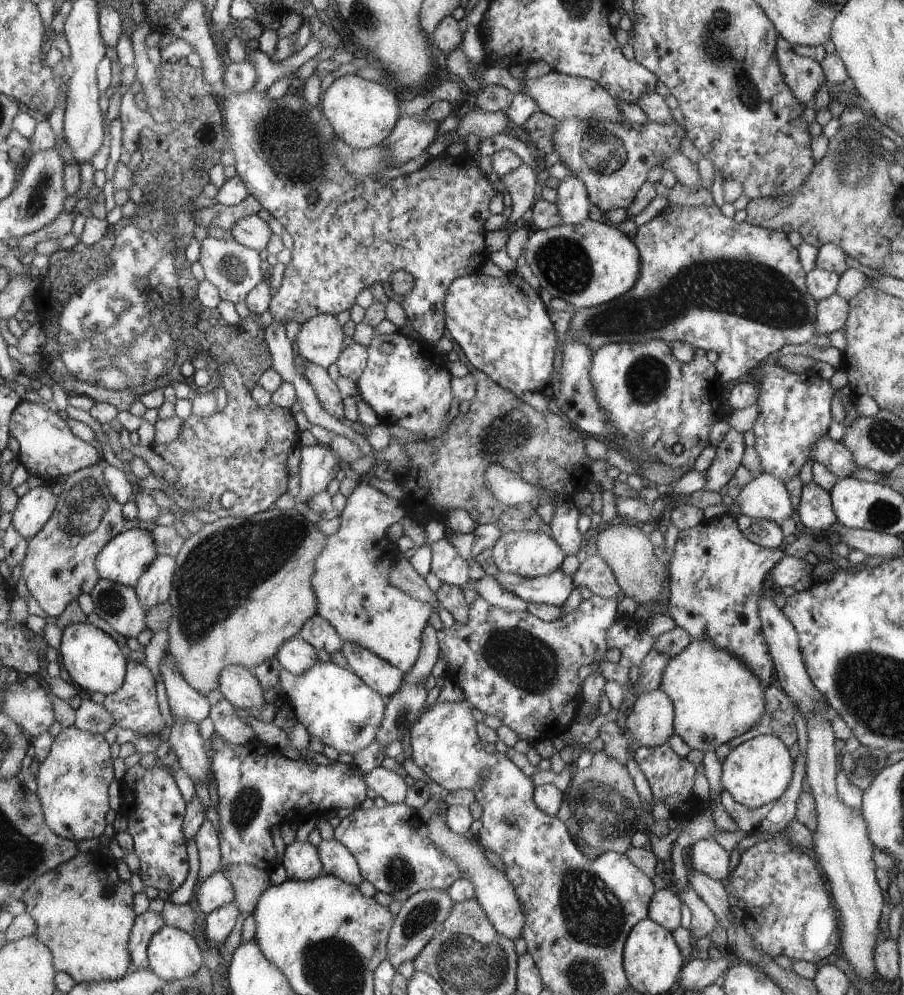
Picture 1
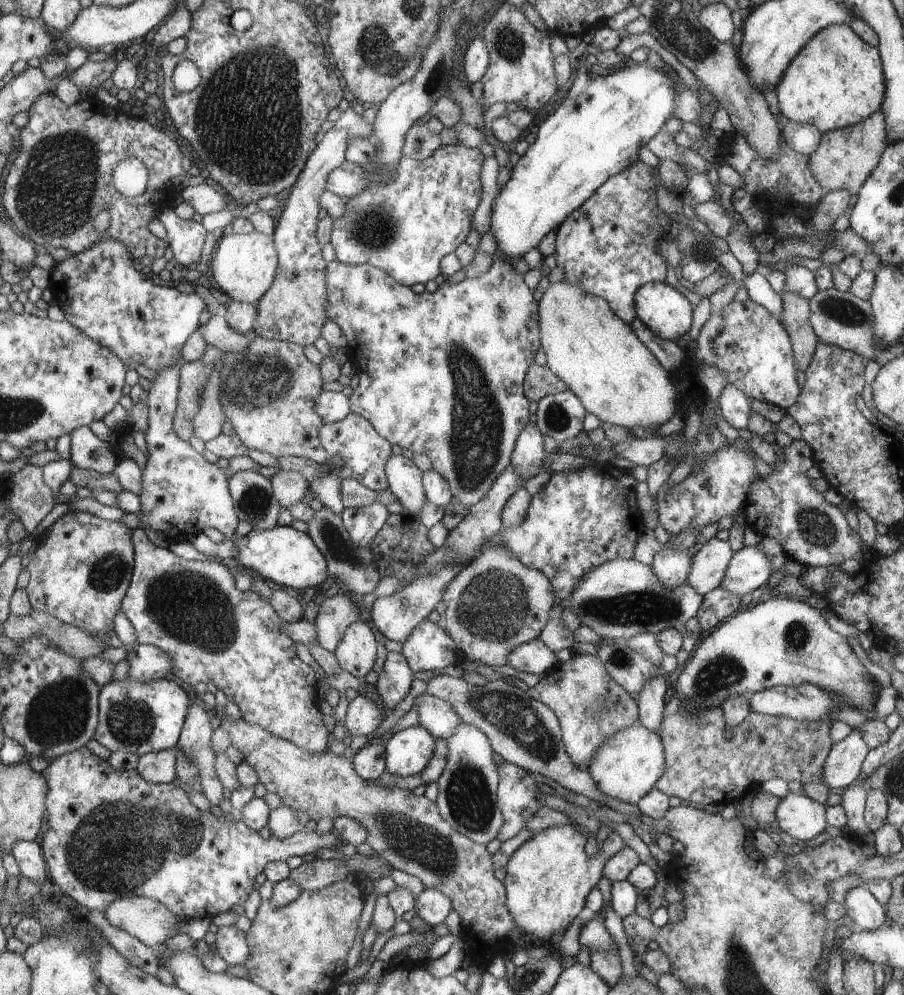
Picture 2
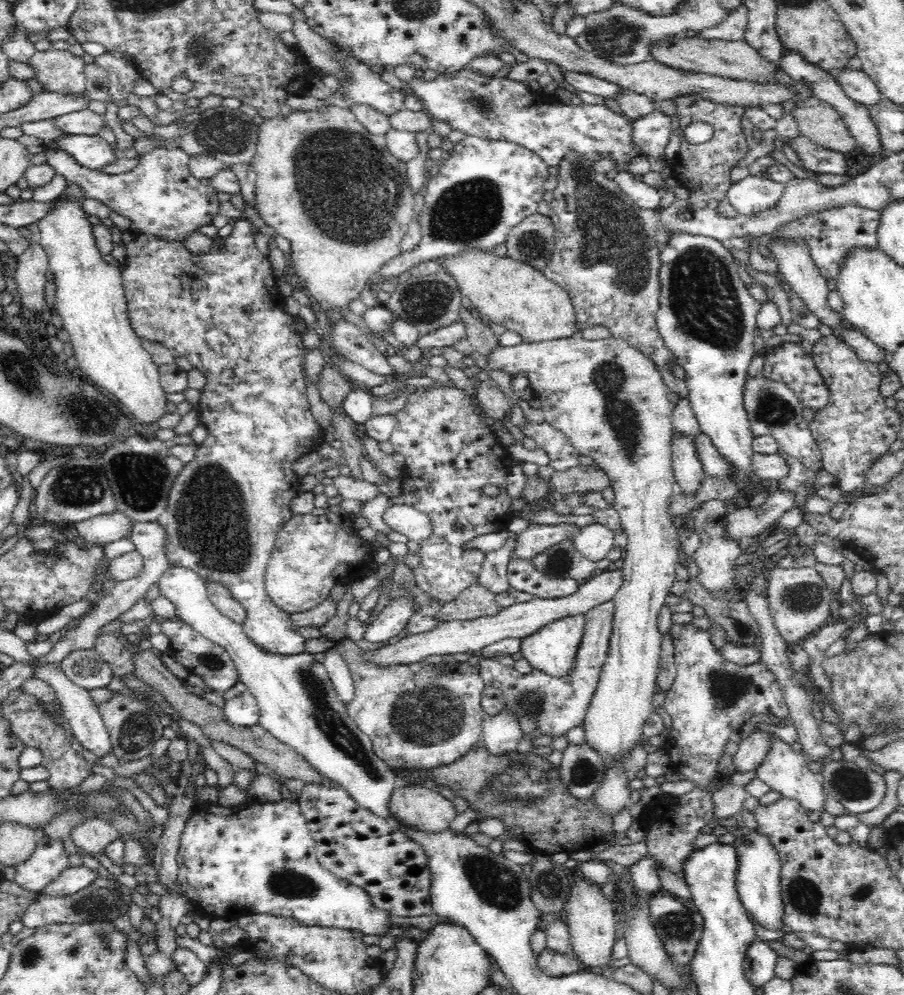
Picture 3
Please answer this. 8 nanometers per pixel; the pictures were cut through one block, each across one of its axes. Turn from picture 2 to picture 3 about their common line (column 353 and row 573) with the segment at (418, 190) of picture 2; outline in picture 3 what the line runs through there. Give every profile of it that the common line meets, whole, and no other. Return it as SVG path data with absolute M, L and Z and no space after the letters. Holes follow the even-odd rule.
M240 218L234 222L230 235L224 238L222 244L212 243L212 248L204 253L194 254L189 252L183 244L179 242L165 242L159 238L152 237L151 234L135 234L130 242L124 243L126 247L126 267L121 272L121 282L123 294L127 301L127 317L129 324L136 336L145 342L156 342L158 345L166 347L173 352L174 357L185 356L192 364L204 373L206 377L205 387L201 390L200 399L196 406L200 424L208 429L208 436L204 442L197 445L195 457L184 465L180 474L176 477L172 488L170 488L166 510L158 516L158 523L166 531L166 557L170 566L182 566L188 570L196 572L204 582L220 582L230 590L231 596L239 602L248 615L242 622L244 635L261 650L269 654L281 654L281 656L296 656L306 652L304 647L305 638L294 631L290 614L278 609L274 602L267 596L265 590L265 571L269 564L269 559L274 548L278 530L295 513L290 506L290 500L302 492L301 477L296 474L293 464L307 452L316 450L316 446L328 438L326 432L320 428L318 422L310 412L310 402L306 396L306 380L303 375L305 363L305 351L301 343L302 335L296 330L296 316L291 315L285 309L285 296L277 287L277 277L272 273L272 267L268 256L264 255L254 244L254 234L256 232L252 222L247 218Z

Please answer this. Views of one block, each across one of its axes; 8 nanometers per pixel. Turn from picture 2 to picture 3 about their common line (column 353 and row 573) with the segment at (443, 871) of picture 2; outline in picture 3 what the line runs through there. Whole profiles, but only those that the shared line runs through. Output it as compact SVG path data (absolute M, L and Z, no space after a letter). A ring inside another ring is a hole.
M773 566L772 570L769 570L765 590L774 625L786 644L798 644L804 637L823 628L830 616L830 605L836 601L836 596L838 596L826 587L824 579L813 567Z

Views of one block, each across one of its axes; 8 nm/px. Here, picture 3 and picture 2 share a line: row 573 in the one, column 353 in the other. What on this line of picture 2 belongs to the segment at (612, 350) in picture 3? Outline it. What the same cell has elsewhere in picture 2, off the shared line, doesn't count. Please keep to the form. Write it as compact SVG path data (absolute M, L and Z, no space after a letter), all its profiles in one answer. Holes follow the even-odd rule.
M355 622L333 653L342 670L364 680L376 662L376 636L366 622Z

